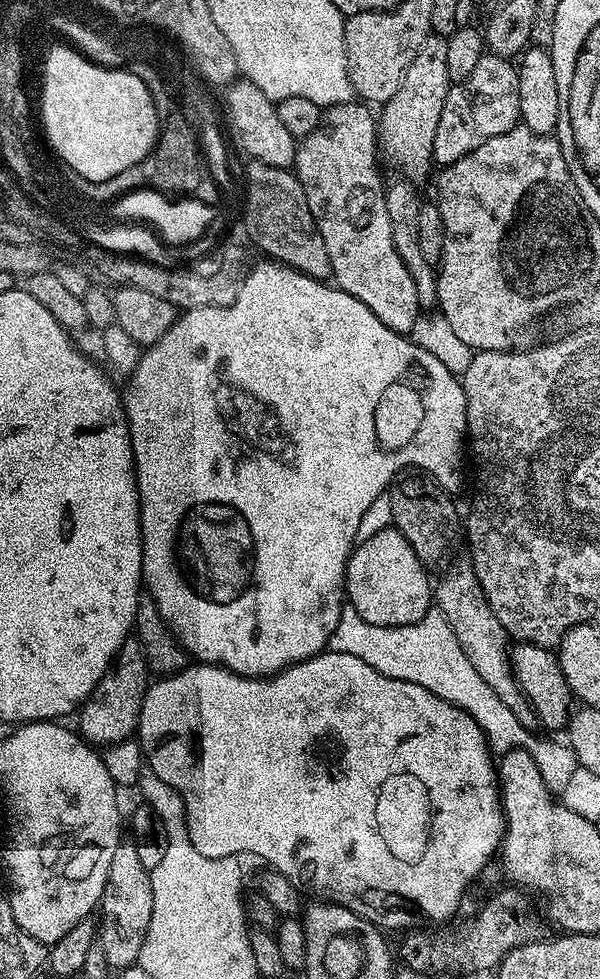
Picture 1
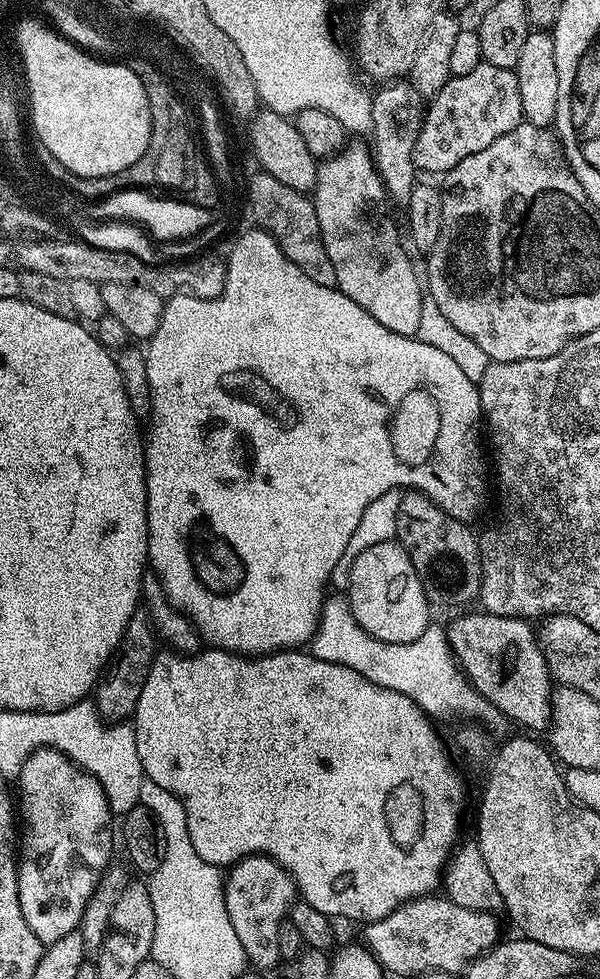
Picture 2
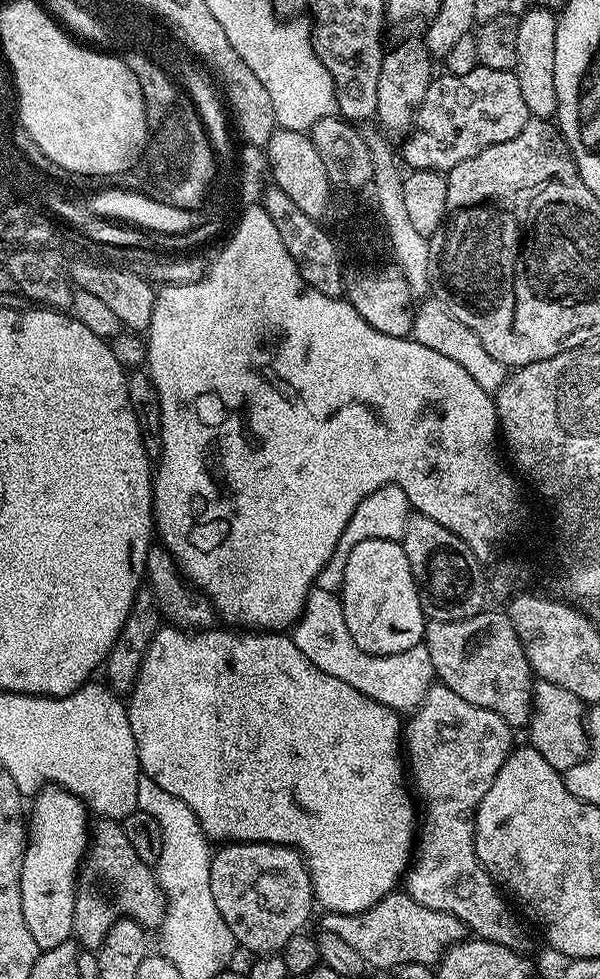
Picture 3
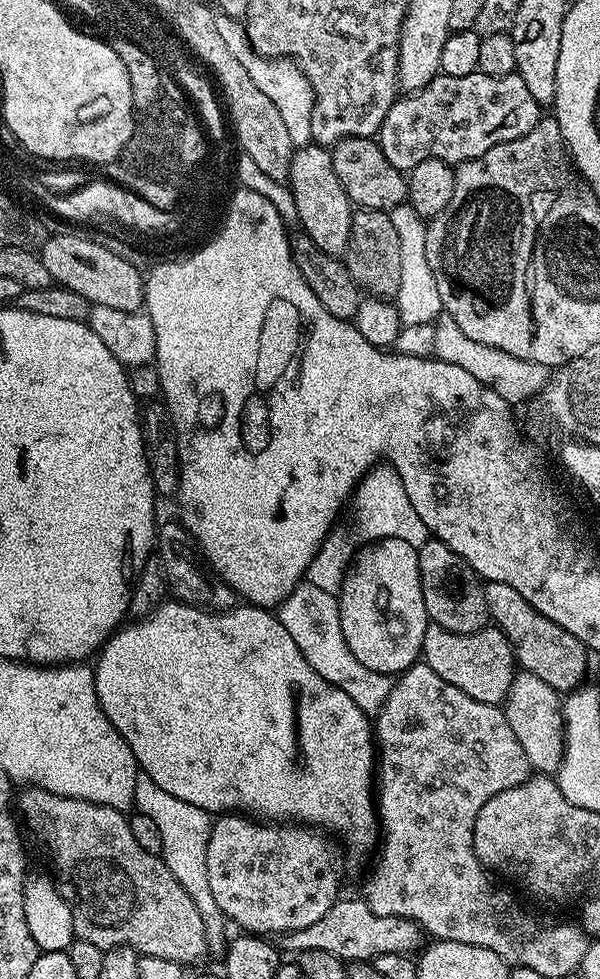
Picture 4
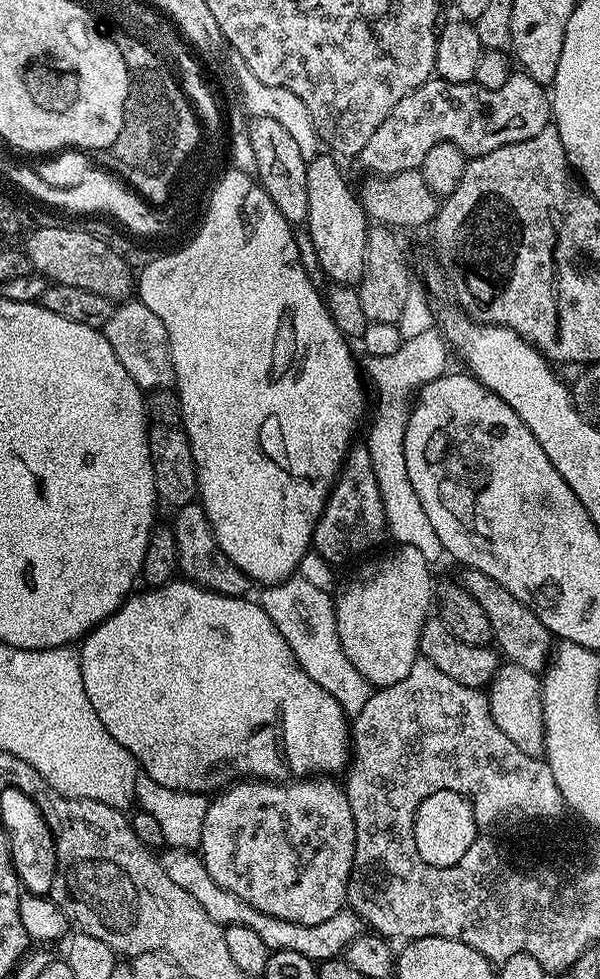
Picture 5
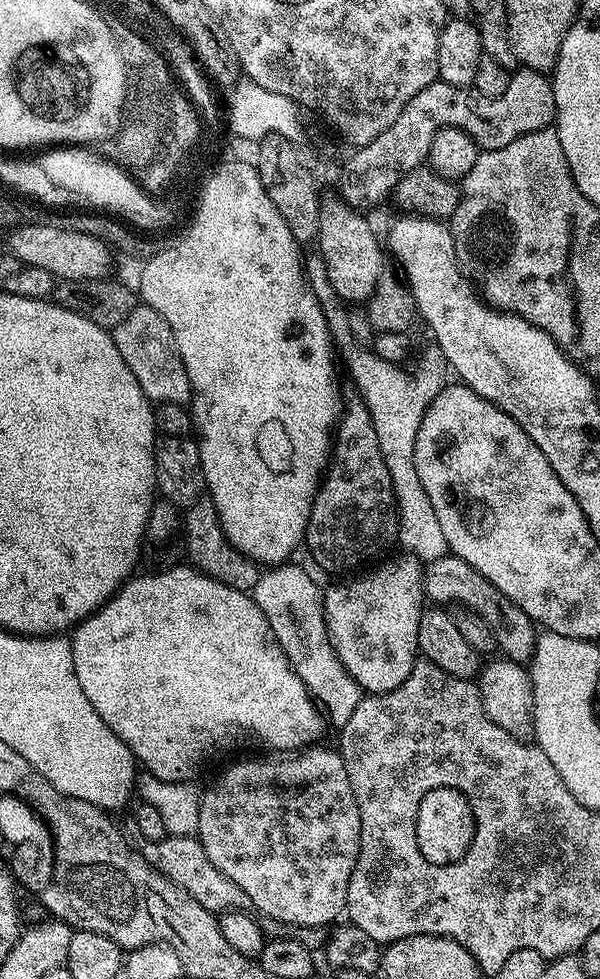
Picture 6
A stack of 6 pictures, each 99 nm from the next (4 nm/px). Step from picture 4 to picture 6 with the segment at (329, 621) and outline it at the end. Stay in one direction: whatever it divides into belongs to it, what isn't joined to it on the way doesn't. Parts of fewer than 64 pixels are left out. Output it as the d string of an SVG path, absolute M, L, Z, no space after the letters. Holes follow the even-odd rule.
M285 562L261 571L250 595L258 610L266 614L266 622L270 622L270 630L274 630L278 646L282 646L290 666L313 701L322 709L327 723L342 726L350 722L350 714L354 714L354 709L362 698L362 689L342 666L332 648L324 621L324 594L321 585L315 584L306 575L306 570L302 570L299 563Z

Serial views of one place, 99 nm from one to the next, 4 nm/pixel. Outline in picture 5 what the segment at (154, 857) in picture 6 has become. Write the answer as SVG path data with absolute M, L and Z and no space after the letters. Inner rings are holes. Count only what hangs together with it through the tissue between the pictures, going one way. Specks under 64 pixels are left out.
M165 847L159 853L158 859L162 870L166 870L170 882L175 882L181 890L186 890L202 910L212 921L221 926L246 926L258 934L259 940L268 947L269 953L278 950L295 950L297 954L303 954L305 958L317 962L326 960L335 960L343 953L344 948L354 938L358 938L365 931L366 925L360 919L358 913L353 912L351 908L345 907L338 910L338 914L326 918L326 922L318 922L314 926L306 926L298 922L286 922L286 918L274 918L270 914L262 914L262 910L254 910L250 902L242 902L238 894L230 894L230 890L222 890L204 865L204 858L199 851L191 848L170 848Z

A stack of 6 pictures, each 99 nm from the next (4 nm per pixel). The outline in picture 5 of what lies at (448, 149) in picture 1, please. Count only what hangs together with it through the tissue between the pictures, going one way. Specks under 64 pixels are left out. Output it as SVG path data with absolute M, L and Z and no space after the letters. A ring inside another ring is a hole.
M523 70L513 71L512 77L498 90L486 90L486 86L470 84L455 84L439 78L427 80L418 90L406 94L394 110L390 110L390 118L374 130L370 142L362 146L358 163L368 171L368 174L377 176L393 176L403 172L419 169L422 158L427 152L442 142L450 142L462 150L465 157L471 158L490 154L490 150L498 150L502 146L510 146L514 142L522 142L534 138L543 128L549 127L552 120L552 102L545 85L534 82Z

